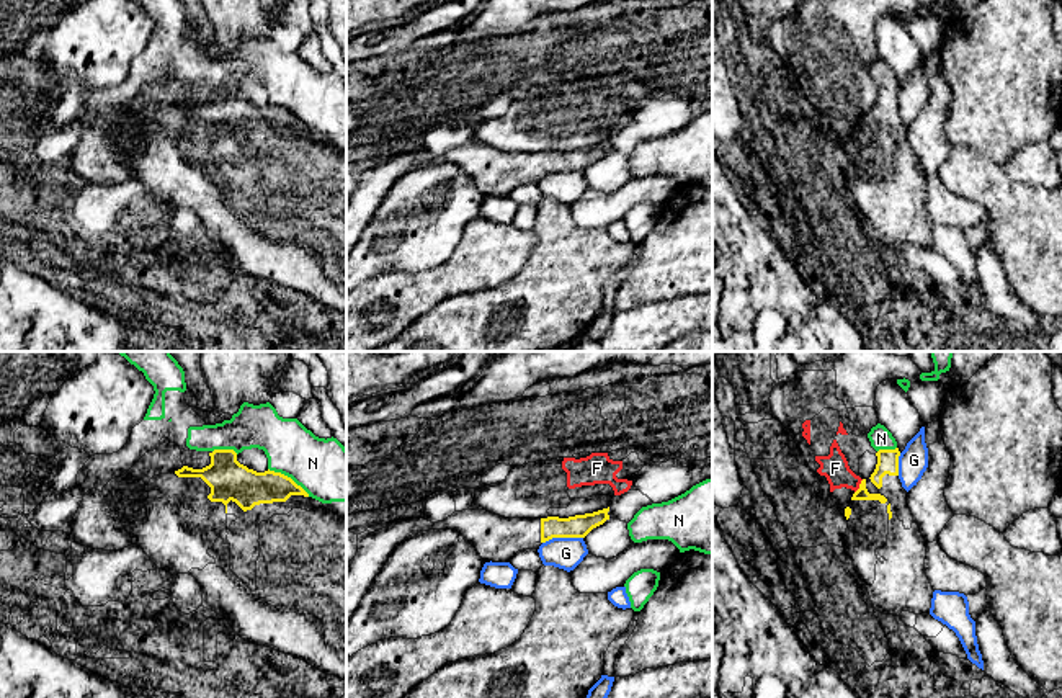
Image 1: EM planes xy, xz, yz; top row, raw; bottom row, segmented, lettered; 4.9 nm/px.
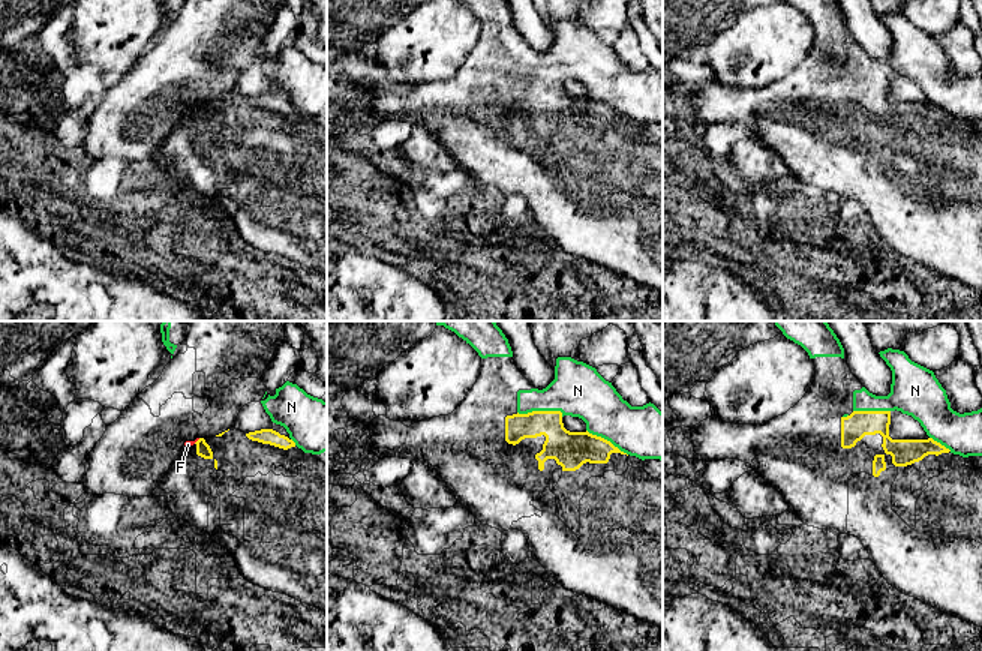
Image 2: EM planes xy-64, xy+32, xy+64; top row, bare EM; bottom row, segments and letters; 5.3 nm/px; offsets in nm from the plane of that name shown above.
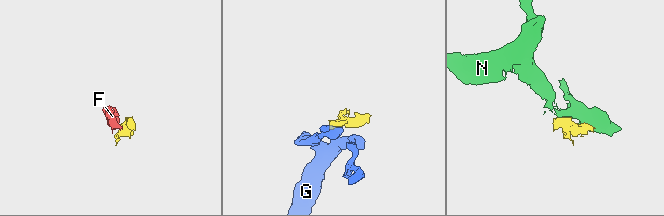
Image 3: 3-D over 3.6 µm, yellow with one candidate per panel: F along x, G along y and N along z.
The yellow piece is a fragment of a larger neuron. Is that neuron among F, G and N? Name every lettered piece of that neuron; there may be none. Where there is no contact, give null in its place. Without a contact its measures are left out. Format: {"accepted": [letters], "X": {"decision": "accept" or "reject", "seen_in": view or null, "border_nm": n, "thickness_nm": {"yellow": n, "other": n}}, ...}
{"accepted": ["N"], "F": {"decision": "reject", "seen_in": "yz", "border_nm": 80, "thickness_nm": {"yellow": 60, "other": 130}}, "G": {"decision": "reject", "seen_in": "xz", "border_nm": 200, "thickness_nm": {"yellow": 110, "other": 160}}, "N": {"decision": "accept", "seen_in": "xy", "border_nm": 240, "thickness_nm": {"yellow": 190, "other": 280}}}

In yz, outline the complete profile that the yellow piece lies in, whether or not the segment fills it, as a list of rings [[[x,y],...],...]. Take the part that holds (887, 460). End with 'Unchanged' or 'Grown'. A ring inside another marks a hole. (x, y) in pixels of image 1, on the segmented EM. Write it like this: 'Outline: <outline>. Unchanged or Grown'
Outline: [[[881,423],[871,428],[868,438],[877,451],[877,464],[874,472],[861,481],[859,489],[845,508],[848,520],[845,549],[877,611],[894,616],[902,611],[930,613],[935,590],[925,574],[926,541],[913,521],[907,490],[899,479],[900,451],[897,441]]]. Grown

